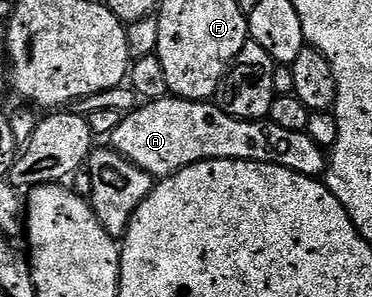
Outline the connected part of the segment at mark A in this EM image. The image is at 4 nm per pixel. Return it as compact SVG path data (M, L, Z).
M178 97L152 99L144 102L135 111L126 112L120 124L111 132L109 142L117 154L123 155L130 163L137 165L156 180L166 179L167 176L206 159L244 159L258 163L272 163L312 177L322 176L329 162L328 152L319 147L317 141L313 141L313 137L309 137L306 131L281 129L281 125L270 121L238 119L222 111L214 102Z

